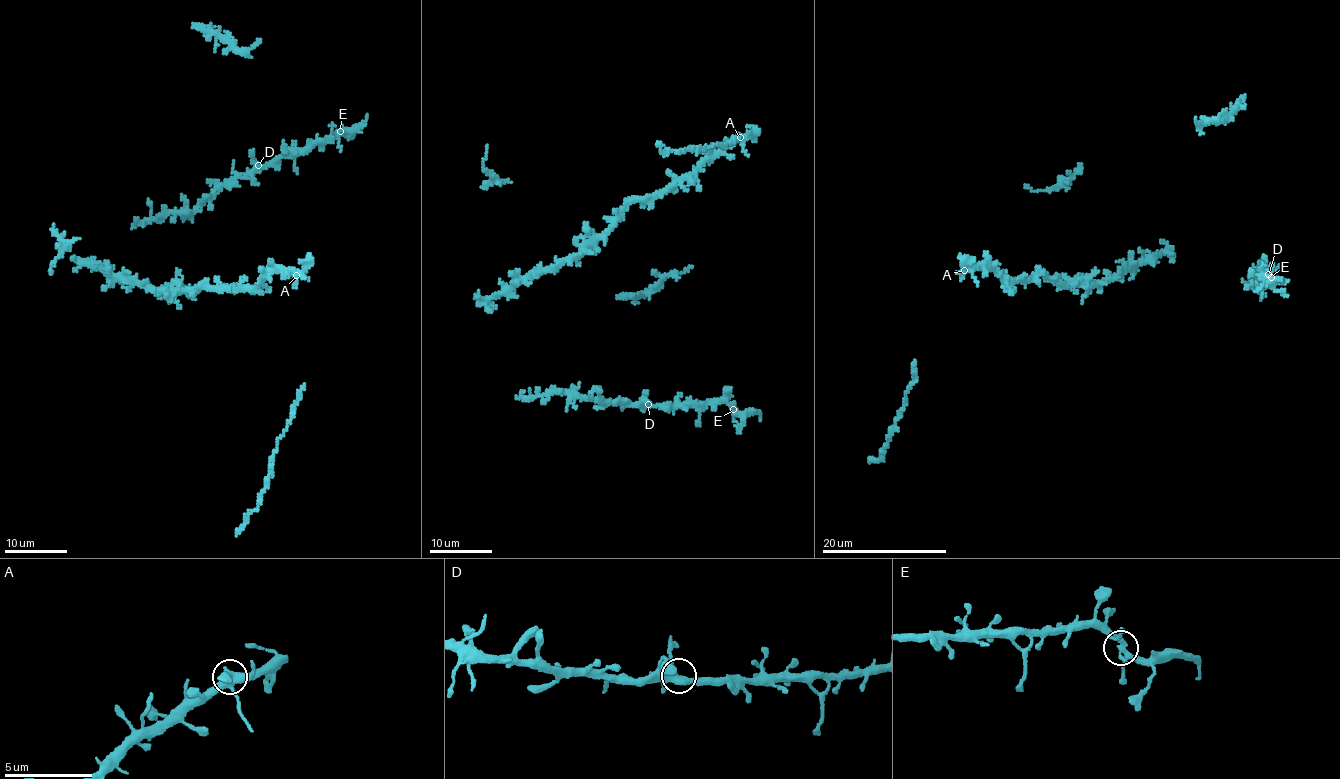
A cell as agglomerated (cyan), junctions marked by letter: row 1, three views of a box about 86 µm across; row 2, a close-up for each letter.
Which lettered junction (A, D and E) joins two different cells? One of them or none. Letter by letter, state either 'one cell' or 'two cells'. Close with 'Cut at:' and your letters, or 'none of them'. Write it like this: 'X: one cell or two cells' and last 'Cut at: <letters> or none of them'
A: one cell
D: one cell
E: one cell
Cut at: none of them

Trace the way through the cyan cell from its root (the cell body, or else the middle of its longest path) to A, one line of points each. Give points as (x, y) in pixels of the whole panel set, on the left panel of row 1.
A: (137, 281), (156, 290), (187, 293), (203, 286), (240, 286), (249, 289), (268, 273), (285, 270), (296, 275)

